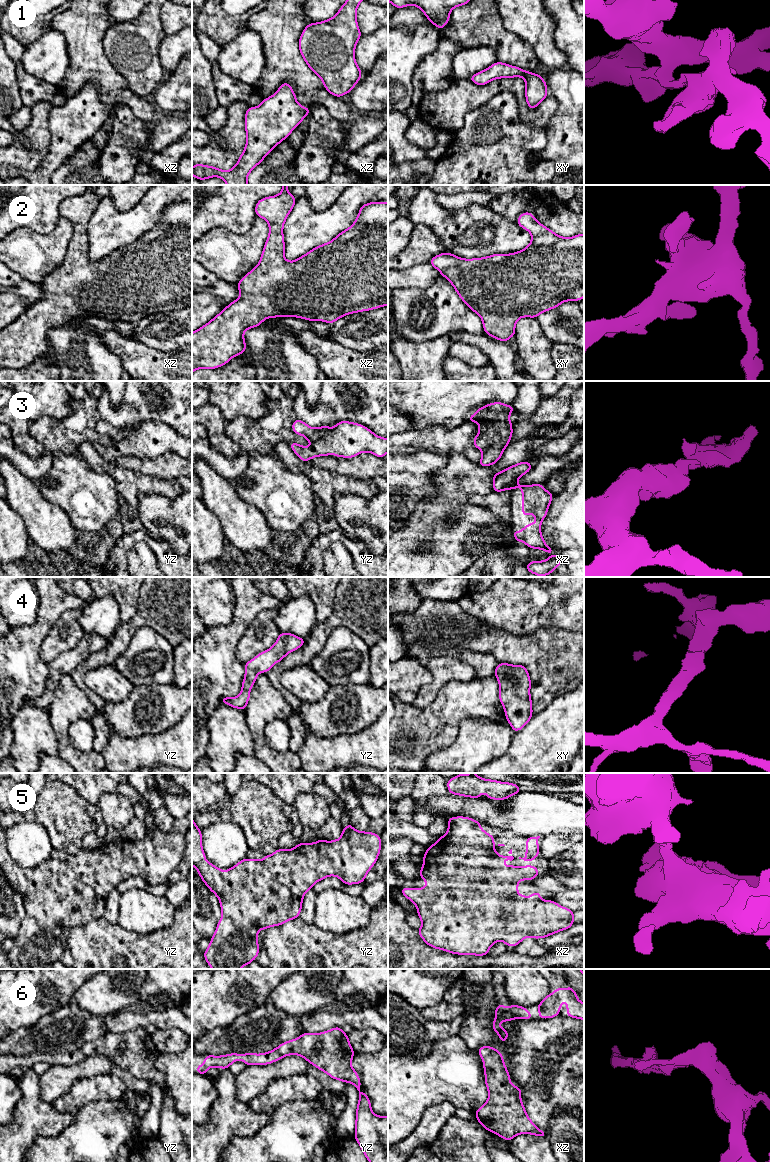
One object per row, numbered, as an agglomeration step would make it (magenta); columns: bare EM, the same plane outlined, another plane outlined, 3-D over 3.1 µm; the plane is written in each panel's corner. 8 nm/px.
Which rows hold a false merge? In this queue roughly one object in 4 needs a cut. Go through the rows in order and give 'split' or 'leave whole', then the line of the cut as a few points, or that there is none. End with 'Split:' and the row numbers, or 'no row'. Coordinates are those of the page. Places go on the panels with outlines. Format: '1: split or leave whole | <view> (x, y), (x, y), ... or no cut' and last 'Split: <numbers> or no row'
1: leave whole | no cut
2: leave whole | no cut
3: leave whole | no cut
4: leave whole | no cut
5: leave whole | no cut
6: leave whole | no cut
Split: no row

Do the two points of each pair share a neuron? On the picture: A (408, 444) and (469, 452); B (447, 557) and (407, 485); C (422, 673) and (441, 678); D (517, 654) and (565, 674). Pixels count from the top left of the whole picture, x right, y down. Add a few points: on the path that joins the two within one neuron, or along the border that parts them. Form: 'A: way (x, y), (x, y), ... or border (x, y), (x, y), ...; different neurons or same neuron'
A: way (423, 441), (454, 441); same neuron
B: border (435, 488), (403, 522); different neurons
C: border (426, 666), (432, 679), (417, 694); different neurons
D: way (529, 654), (539, 654), (553, 668); same neuron

